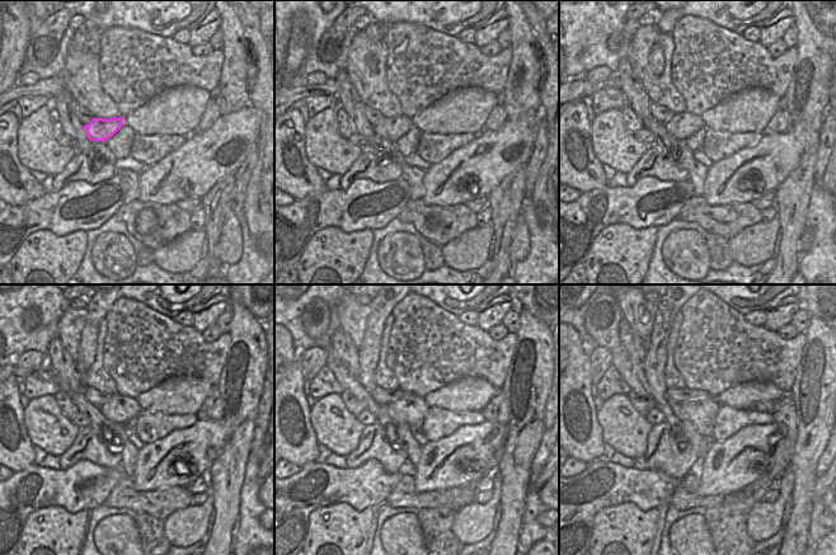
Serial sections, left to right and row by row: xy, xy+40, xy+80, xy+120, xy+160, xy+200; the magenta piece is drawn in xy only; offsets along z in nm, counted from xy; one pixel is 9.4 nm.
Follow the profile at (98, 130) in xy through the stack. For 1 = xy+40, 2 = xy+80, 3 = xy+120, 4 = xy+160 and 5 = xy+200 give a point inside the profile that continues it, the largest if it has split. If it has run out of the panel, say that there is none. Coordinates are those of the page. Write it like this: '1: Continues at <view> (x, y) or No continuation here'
1: Continues at xy+40 (393, 128)
2: Continues at xy+80 (681, 126)
3: Continues at xy+120 (118, 408)
4: Continues at xy+160 (411, 409)
5: Continues at xy+200 (701, 410)

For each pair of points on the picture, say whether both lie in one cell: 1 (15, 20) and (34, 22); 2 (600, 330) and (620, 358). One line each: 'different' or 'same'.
1: different
2: same

